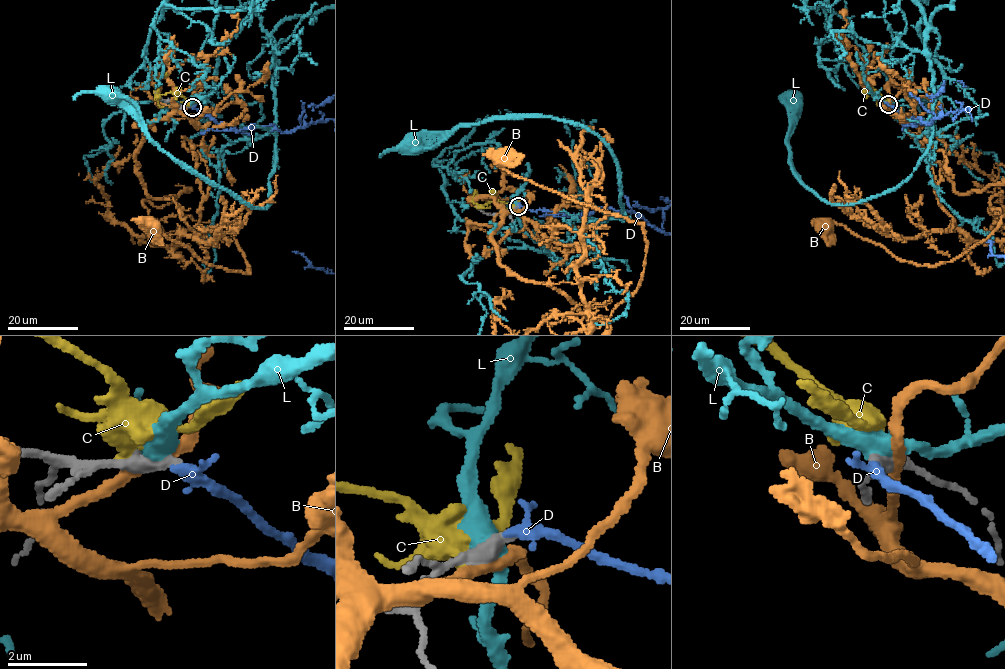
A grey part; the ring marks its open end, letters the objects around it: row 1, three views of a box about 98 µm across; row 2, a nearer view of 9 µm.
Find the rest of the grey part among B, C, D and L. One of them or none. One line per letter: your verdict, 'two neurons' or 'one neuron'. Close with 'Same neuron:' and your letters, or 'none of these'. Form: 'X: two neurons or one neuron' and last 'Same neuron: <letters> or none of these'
B: two neurons
C: two neurons
D: one neuron
L: two neurons
Same neuron: D

